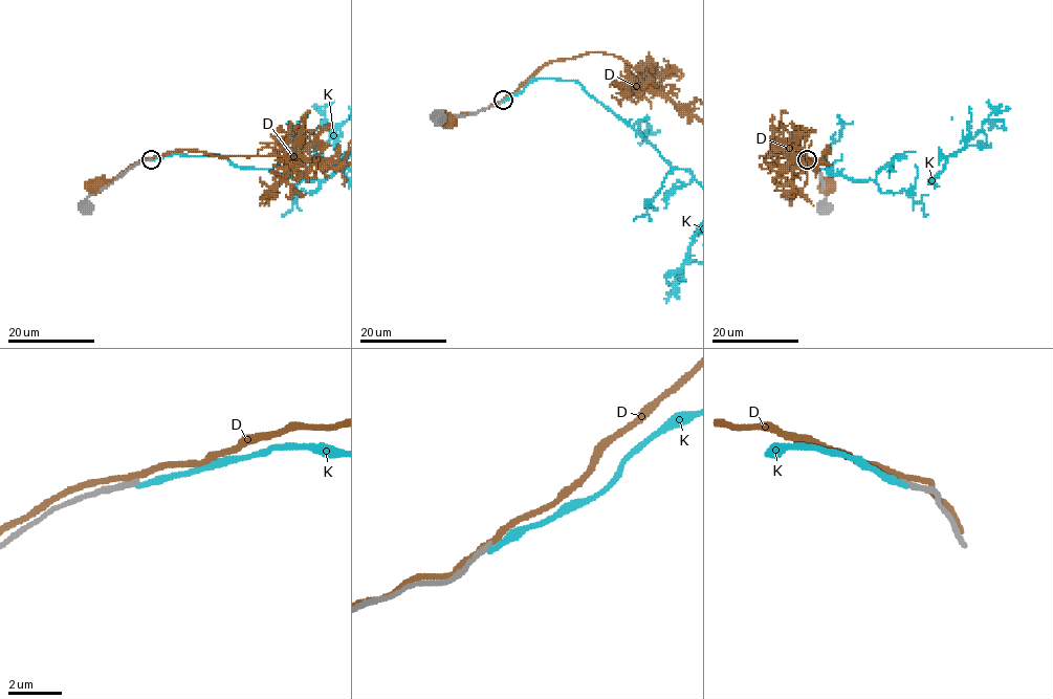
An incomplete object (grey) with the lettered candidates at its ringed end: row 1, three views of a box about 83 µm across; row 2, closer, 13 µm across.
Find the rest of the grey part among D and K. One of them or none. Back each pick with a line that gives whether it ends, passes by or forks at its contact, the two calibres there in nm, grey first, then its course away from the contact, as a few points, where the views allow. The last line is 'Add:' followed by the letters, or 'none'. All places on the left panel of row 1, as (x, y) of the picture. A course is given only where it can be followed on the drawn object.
Add: none

